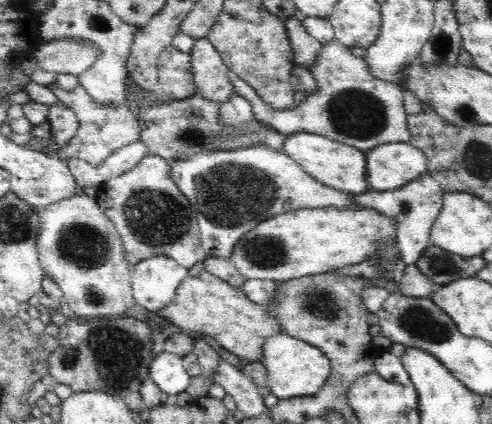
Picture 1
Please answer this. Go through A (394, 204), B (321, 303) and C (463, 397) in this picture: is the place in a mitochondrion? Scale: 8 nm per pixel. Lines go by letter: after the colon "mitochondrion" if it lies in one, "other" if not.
A: other
B: mitochondrion
C: other

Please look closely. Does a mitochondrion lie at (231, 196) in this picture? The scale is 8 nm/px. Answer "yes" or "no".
yes

